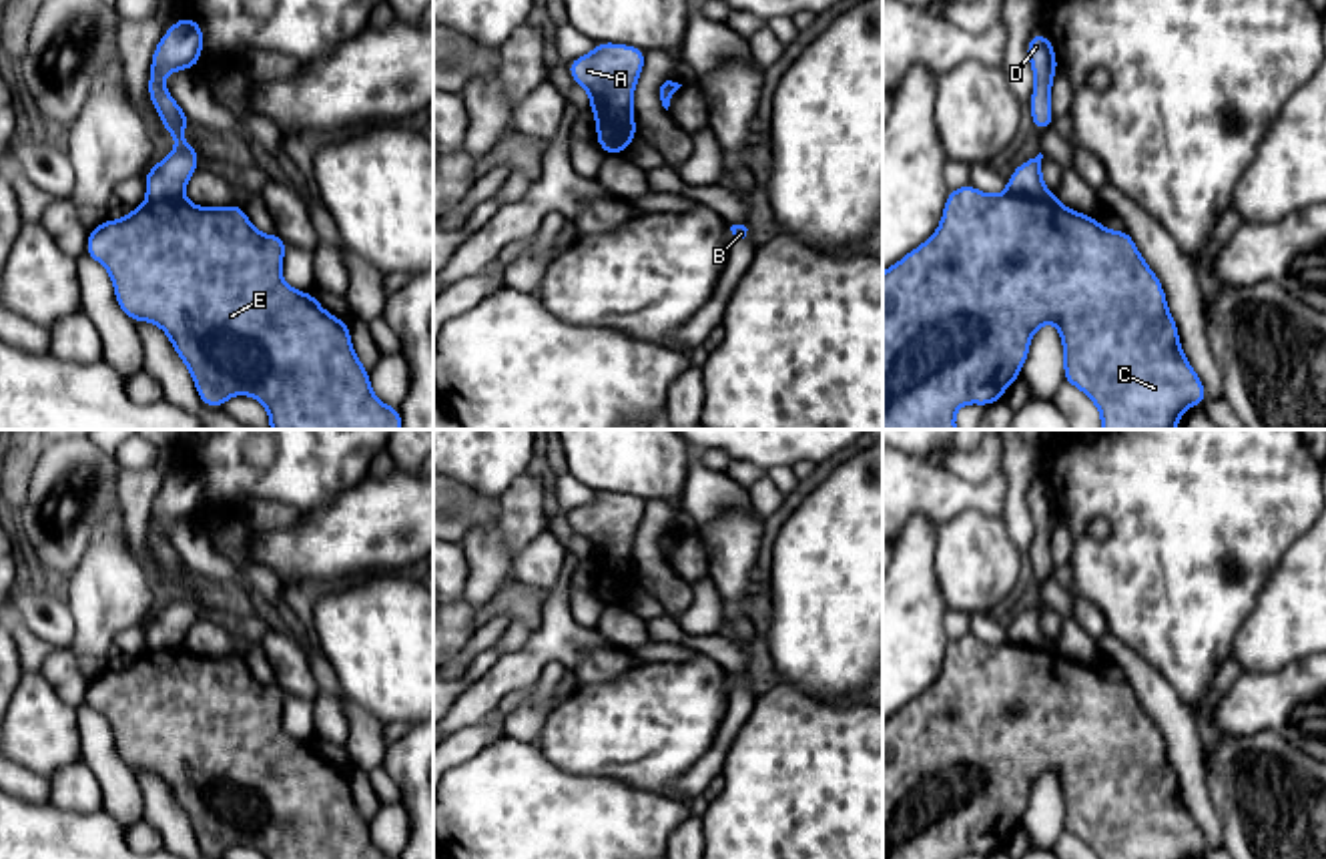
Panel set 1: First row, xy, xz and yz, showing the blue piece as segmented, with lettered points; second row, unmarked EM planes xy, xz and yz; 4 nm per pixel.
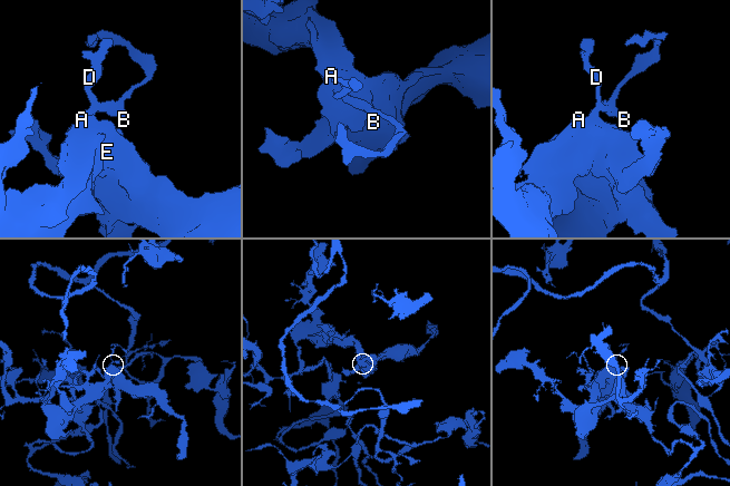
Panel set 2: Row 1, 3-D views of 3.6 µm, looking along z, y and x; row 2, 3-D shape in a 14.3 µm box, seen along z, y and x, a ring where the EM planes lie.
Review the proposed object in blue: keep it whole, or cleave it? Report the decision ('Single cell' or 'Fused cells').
Fused cells

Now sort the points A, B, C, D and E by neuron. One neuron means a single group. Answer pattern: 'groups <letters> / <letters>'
groups A C E / B D

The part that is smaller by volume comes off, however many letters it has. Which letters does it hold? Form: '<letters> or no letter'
B, D

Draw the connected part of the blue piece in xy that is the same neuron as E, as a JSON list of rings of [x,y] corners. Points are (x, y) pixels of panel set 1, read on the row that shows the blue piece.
[[[185,197],[146,201],[118,221],[90,229],[86,255],[106,267],[118,307],[136,321],[156,323],[189,367],[201,401],[223,407],[231,395],[251,395],[267,411],[271,430],[401,430],[401,411],[371,391],[365,369],[351,345],[349,325],[327,313],[313,293],[301,293],[283,281],[287,243],[263,235],[241,205],[197,207]]]

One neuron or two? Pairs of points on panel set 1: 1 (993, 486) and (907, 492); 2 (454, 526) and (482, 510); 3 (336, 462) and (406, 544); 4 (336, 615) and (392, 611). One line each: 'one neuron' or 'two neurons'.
1: one neuron
2: one neuron
3: two neurons
4: one neuron

